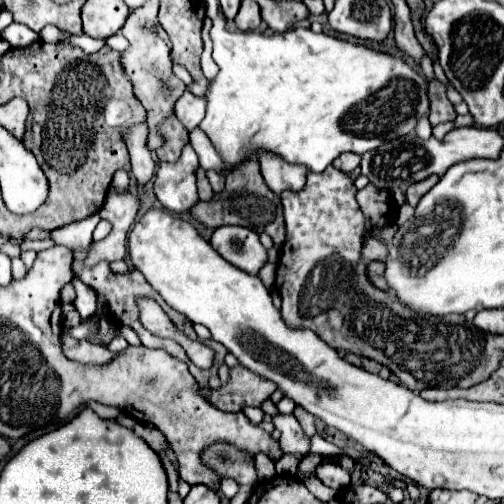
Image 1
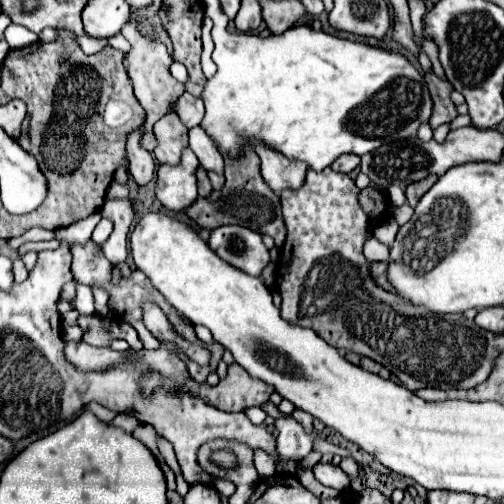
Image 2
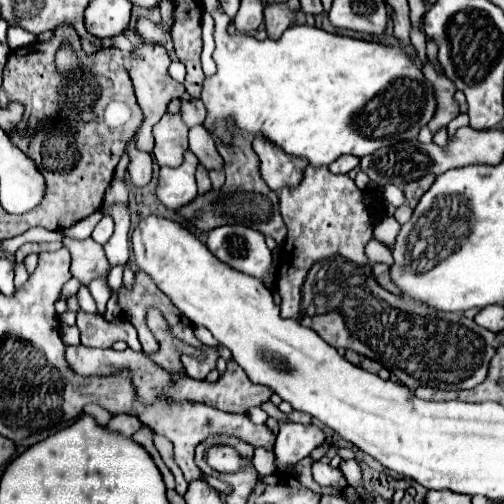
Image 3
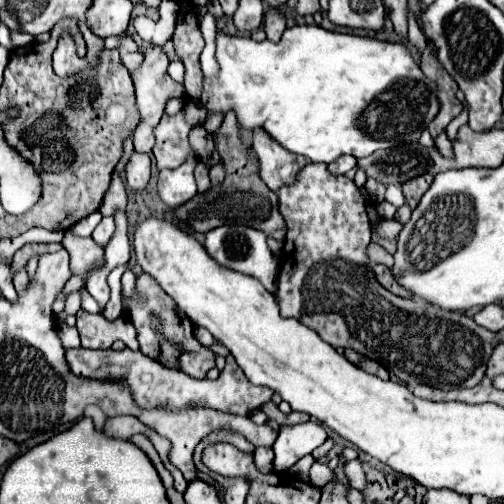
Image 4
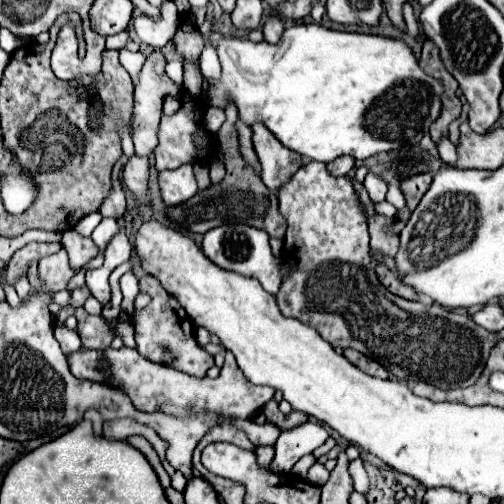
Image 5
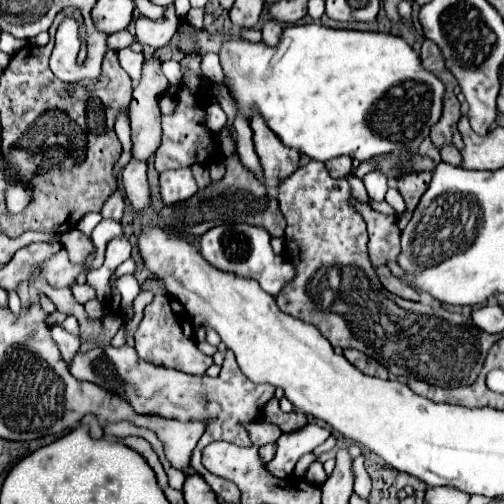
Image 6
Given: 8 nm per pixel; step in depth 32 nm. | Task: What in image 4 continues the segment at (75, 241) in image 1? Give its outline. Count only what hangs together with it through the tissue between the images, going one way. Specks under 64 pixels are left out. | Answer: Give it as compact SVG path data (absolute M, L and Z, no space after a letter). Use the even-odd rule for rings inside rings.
M94 212L90 216L86 216L84 220L80 220L78 224L74 224L72 228L68 228L68 232L72 232L74 236L80 236L80 238L86 238L92 234L92 230L98 226L98 222L102 220L102 214L100 212Z

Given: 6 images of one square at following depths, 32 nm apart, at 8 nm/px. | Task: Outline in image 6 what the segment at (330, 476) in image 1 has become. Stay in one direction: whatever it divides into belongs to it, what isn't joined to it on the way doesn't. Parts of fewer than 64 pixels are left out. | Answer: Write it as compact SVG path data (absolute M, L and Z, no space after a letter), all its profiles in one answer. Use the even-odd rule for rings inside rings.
M316 460L316 462L312 462L310 464L310 468L308 468L308 472L306 472L306 480L310 482L310 484L316 484L316 486L322 486L324 482L326 482L326 472L324 472L324 466L322 466L322 462L320 460Z

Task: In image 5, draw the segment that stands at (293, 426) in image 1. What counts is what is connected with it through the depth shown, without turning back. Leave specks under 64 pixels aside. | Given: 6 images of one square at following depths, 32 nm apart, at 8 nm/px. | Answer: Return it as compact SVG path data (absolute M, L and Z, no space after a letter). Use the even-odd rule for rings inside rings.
M306 422L296 428L282 430L276 444L274 444L276 456L270 464L270 470L276 474L290 472L290 468L304 454L312 454L312 450L322 446L326 442L326 438L329 438L326 428L322 428L320 424L314 424L314 422Z

